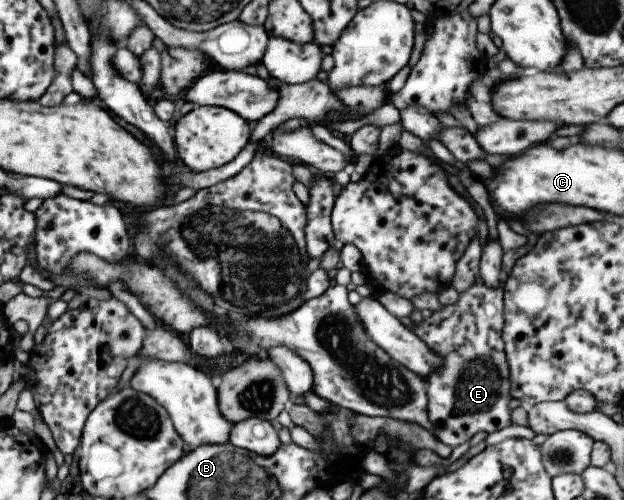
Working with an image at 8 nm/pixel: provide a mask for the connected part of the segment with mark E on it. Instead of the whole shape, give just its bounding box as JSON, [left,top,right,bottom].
[411,276,512,448]

